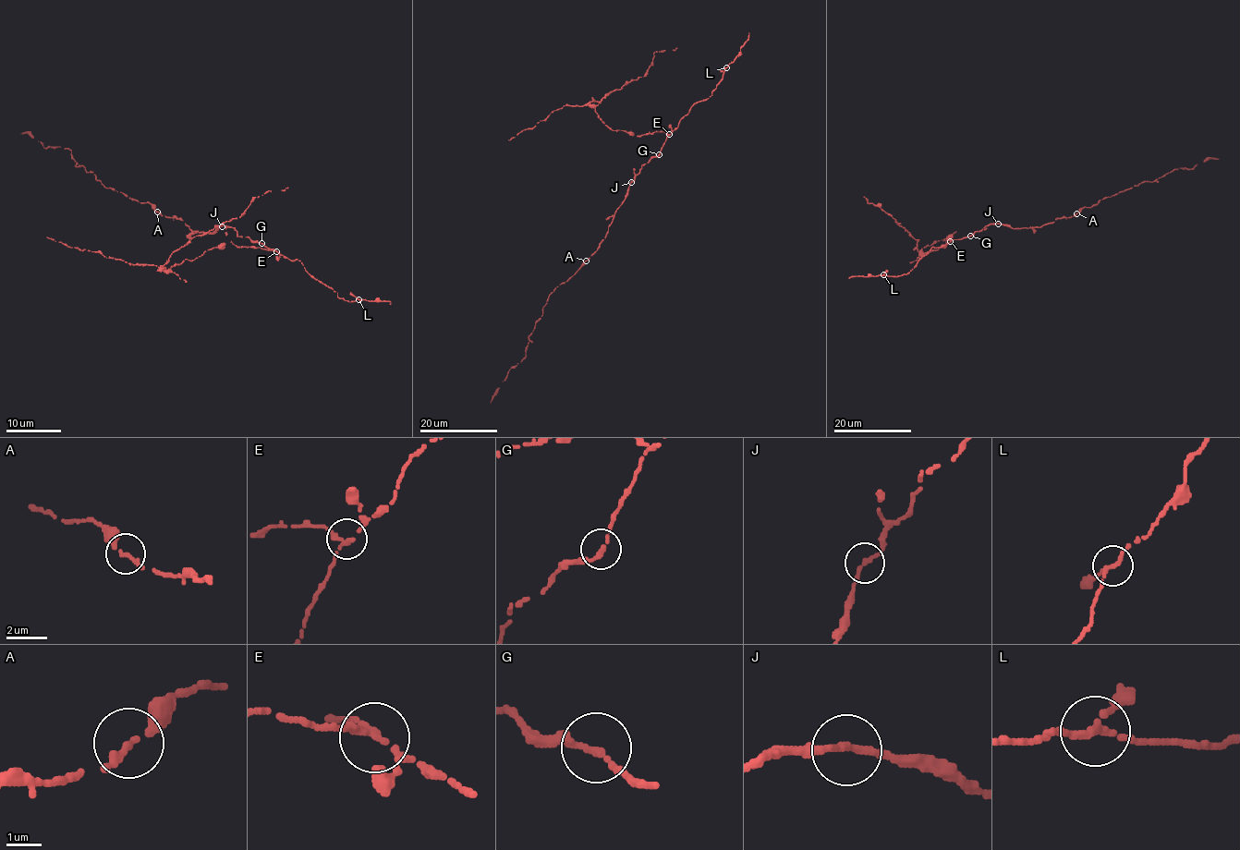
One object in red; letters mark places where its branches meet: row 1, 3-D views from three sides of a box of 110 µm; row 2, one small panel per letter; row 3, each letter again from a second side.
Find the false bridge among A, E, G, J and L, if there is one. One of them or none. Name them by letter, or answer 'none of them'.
E

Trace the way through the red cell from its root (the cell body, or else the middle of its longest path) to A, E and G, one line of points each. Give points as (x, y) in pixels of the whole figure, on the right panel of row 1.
A: (991, 224), (1014, 228), (1039, 227), (1076, 213)
E: (991, 224), (970, 236), (950, 241)
G: (991, 224), (970, 236)

